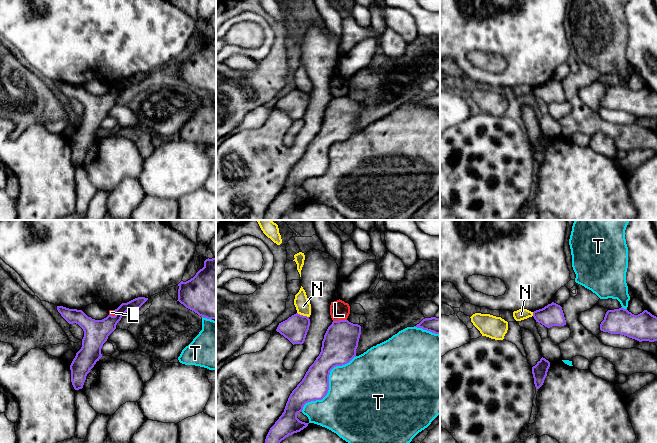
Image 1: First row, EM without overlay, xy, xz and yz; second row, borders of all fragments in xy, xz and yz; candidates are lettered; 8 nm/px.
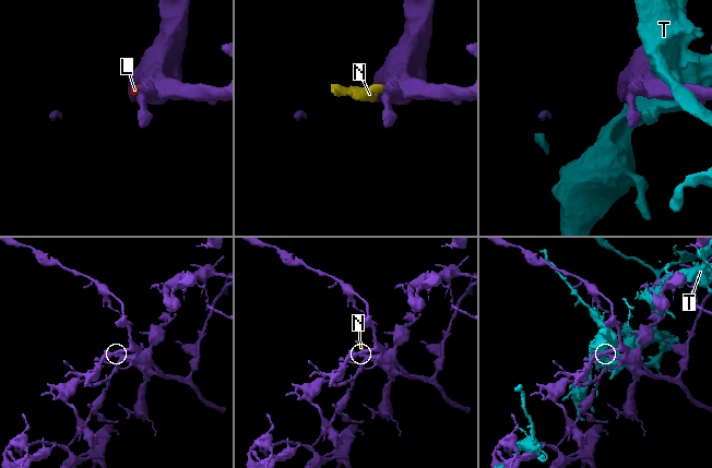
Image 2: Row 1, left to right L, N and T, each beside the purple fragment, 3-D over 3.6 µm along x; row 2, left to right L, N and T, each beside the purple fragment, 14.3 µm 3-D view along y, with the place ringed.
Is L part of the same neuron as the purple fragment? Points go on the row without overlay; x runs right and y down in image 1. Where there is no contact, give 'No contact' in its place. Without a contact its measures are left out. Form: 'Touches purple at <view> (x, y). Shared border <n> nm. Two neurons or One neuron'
Touches purple at xz (339, 96). Shared border 110 nm. Two neurons

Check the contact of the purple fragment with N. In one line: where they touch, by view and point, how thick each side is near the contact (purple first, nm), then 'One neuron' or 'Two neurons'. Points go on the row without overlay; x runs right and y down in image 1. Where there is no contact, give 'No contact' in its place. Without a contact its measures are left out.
Touches purple at xz (302, 91). Thickness 200 nm (purple) against 120 nm. Two neurons

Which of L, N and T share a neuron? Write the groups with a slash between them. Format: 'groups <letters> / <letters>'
groups L N / T

